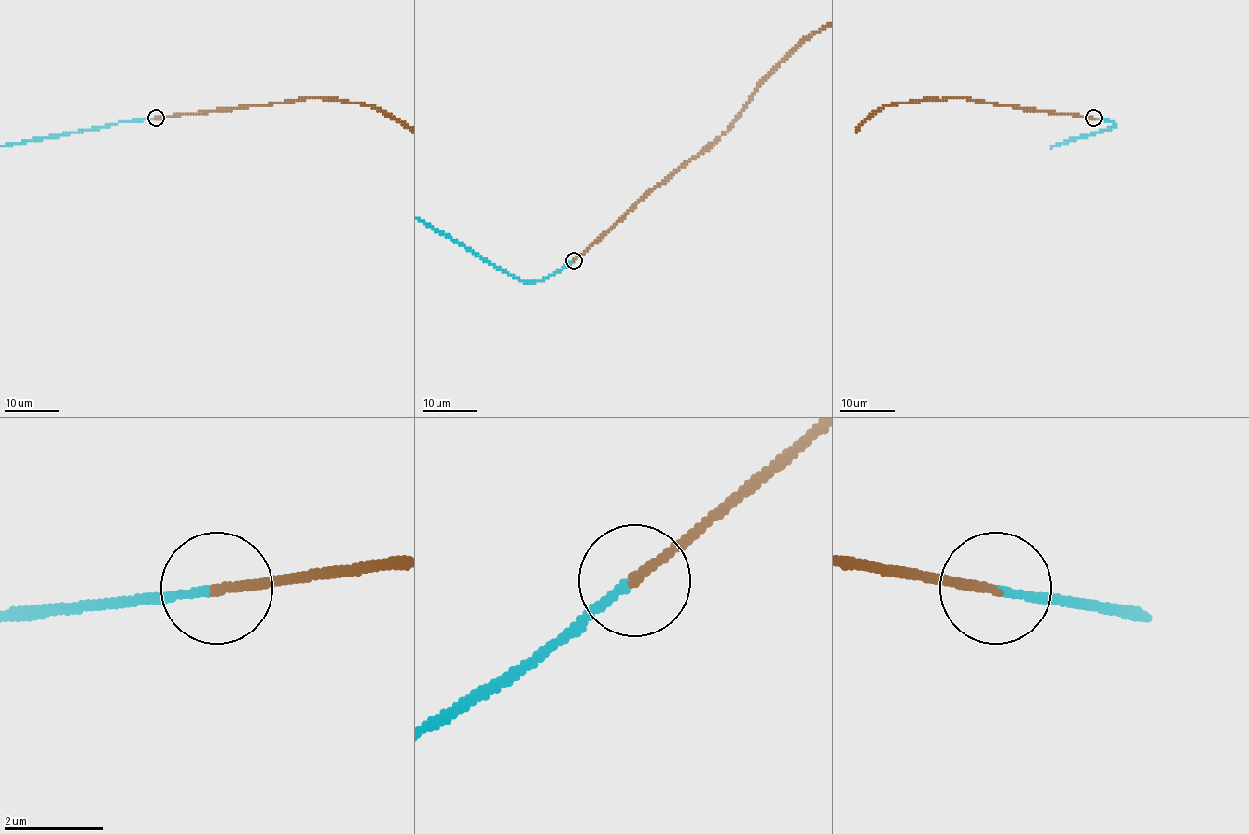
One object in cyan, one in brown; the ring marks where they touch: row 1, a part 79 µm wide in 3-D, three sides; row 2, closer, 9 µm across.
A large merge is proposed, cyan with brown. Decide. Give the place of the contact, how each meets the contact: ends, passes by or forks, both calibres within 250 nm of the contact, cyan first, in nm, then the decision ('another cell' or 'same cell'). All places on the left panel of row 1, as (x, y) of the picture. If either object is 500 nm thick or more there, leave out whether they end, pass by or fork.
(156, 118) | cyan ends | brown ends | 150/170 nm | same cell

